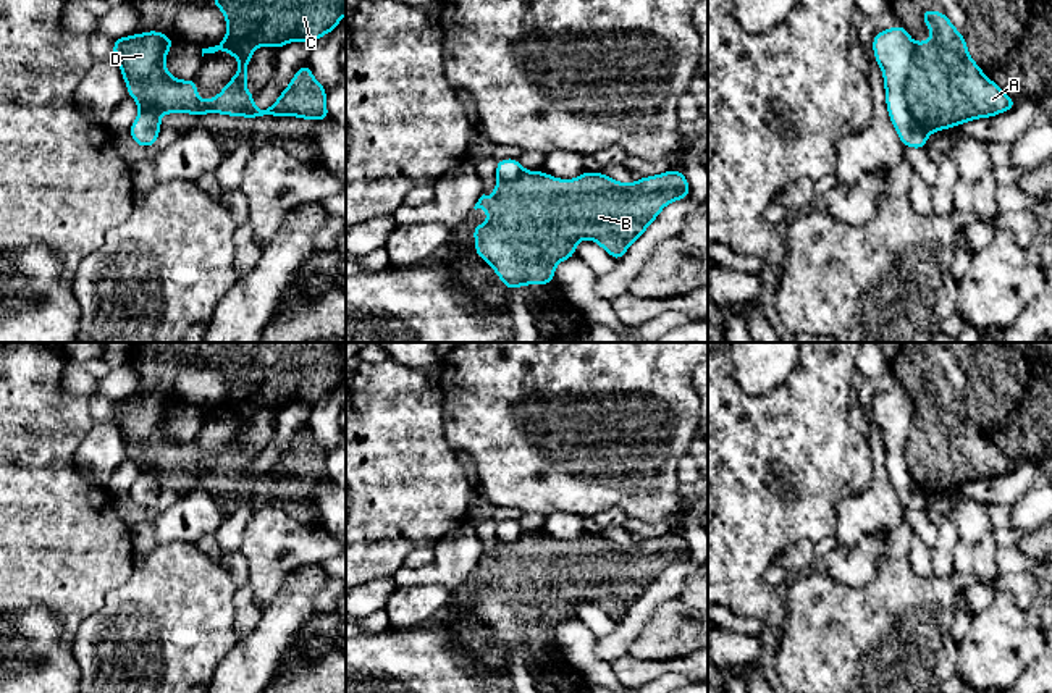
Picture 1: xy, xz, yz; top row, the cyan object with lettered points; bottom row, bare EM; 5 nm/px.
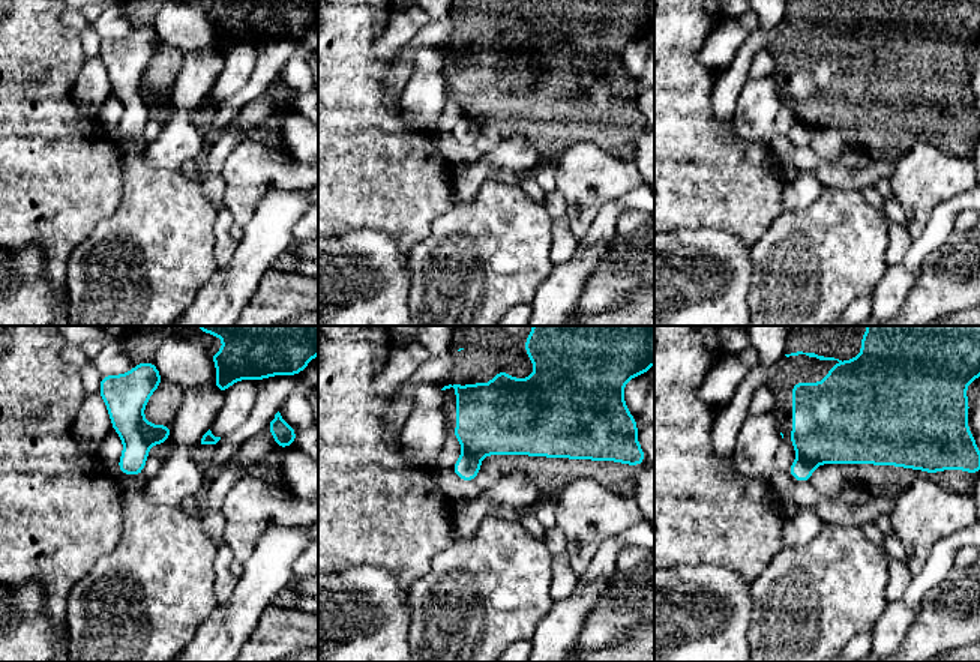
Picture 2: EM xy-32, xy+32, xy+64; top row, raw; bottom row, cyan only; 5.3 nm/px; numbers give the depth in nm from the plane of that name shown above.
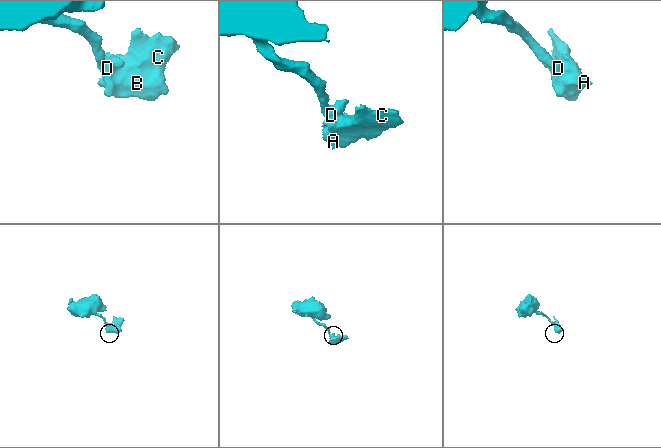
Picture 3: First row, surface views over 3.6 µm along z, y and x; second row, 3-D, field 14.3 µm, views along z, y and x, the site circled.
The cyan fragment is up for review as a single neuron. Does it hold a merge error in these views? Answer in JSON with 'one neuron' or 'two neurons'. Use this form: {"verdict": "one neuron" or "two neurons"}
{"verdict": "two neurons"}

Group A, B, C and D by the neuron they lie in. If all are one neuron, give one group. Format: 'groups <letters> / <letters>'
groups A B C / D

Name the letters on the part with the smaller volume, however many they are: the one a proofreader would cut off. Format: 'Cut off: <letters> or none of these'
Cut off: A, B, C

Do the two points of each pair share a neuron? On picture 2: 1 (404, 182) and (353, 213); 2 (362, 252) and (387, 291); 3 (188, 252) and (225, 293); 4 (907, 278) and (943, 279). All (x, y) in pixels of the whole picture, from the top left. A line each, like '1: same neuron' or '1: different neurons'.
1: same neuron
2: same neuron
3: different neurons
4: different neurons

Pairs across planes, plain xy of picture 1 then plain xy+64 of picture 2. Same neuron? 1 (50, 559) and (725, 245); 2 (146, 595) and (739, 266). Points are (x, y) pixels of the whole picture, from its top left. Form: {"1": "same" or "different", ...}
{"1": "different", "2": "different"}

